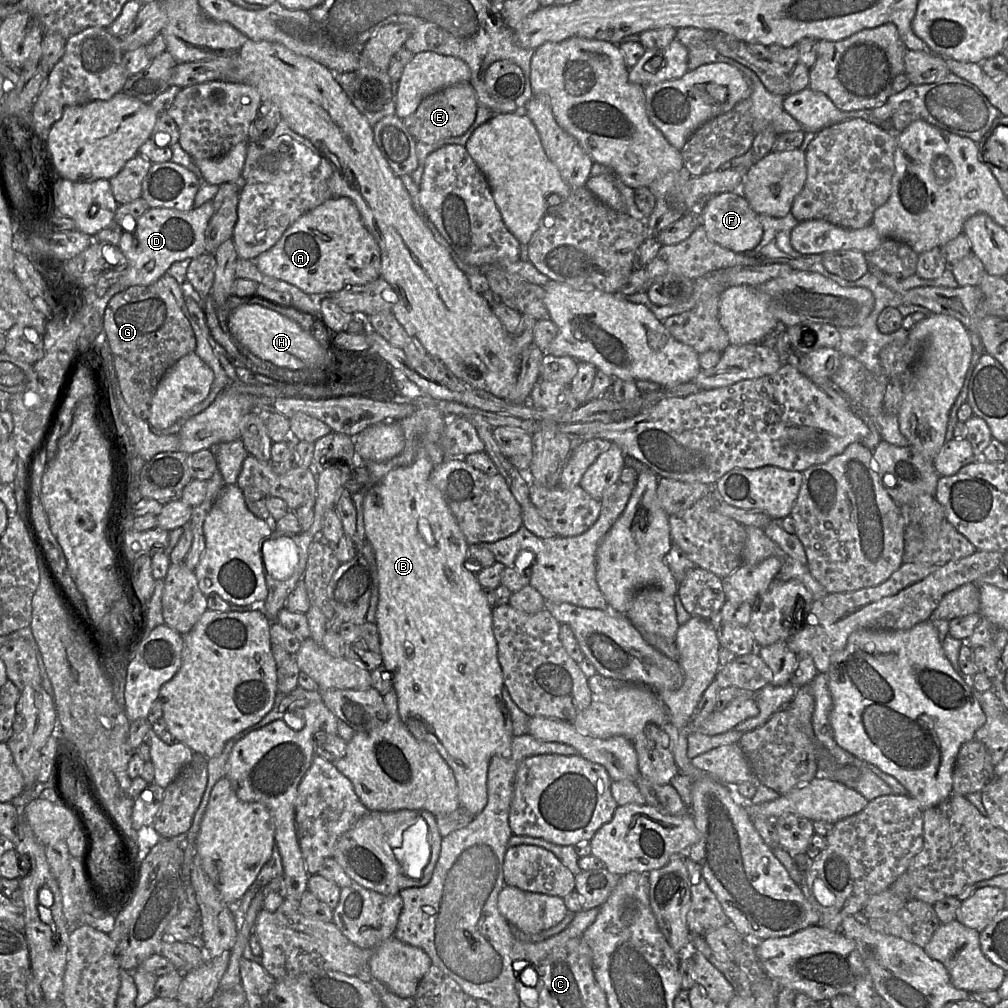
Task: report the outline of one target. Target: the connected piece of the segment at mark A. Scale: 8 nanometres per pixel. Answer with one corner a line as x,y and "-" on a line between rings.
332,197
298,218
268,251
253,260
258,270
294,285
310,297
364,285
380,278
380,247
348,197

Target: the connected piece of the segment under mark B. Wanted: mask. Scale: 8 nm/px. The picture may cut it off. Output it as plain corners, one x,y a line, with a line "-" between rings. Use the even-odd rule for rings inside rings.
421,457
408,466
391,470
378,484
370,488
363,500
365,534
376,557
379,585
376,625
380,634
381,656
385,669
391,674
392,686
398,697
400,717
417,740
435,746
453,771
460,806
475,817
483,811
487,804
487,777
490,760
494,755
501,754
509,749
514,737
513,726
510,712
502,697
504,681
502,668
498,660
497,640
493,632
493,607
488,603
483,587
478,582
477,573
472,571
472,567
468,563
469,543
442,493
431,482
431,473
434,468
429,459

